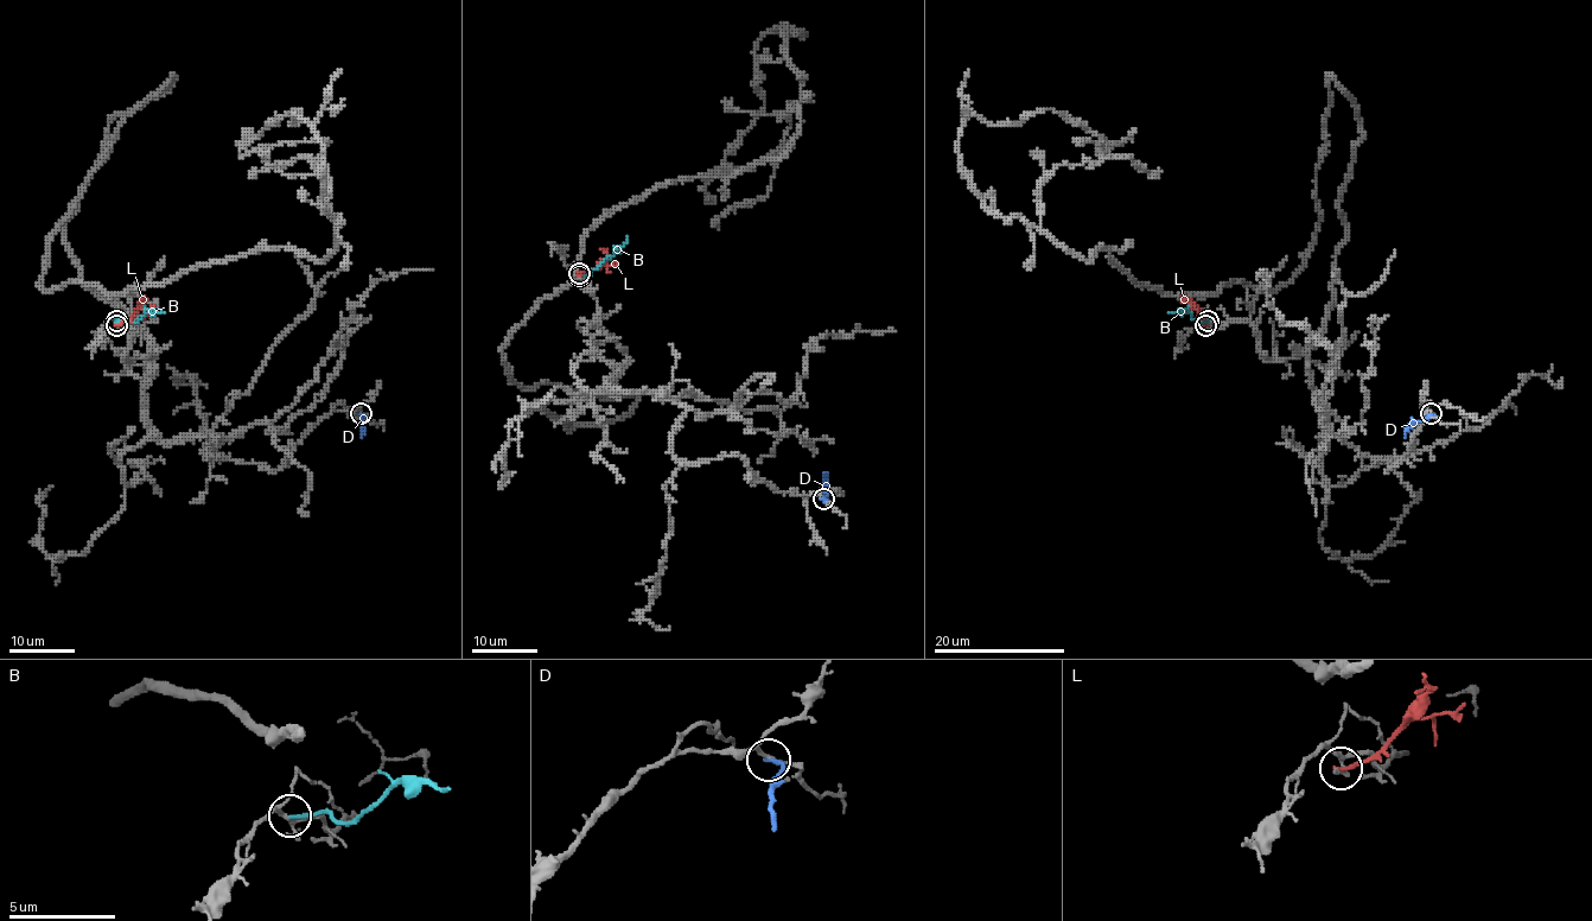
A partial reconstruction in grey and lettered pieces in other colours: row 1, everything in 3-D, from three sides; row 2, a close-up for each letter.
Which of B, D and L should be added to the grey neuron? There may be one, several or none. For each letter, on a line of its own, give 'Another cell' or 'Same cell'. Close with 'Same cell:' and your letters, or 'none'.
B: Another cell
D: Another cell
L: Another cell
Same cell: none

